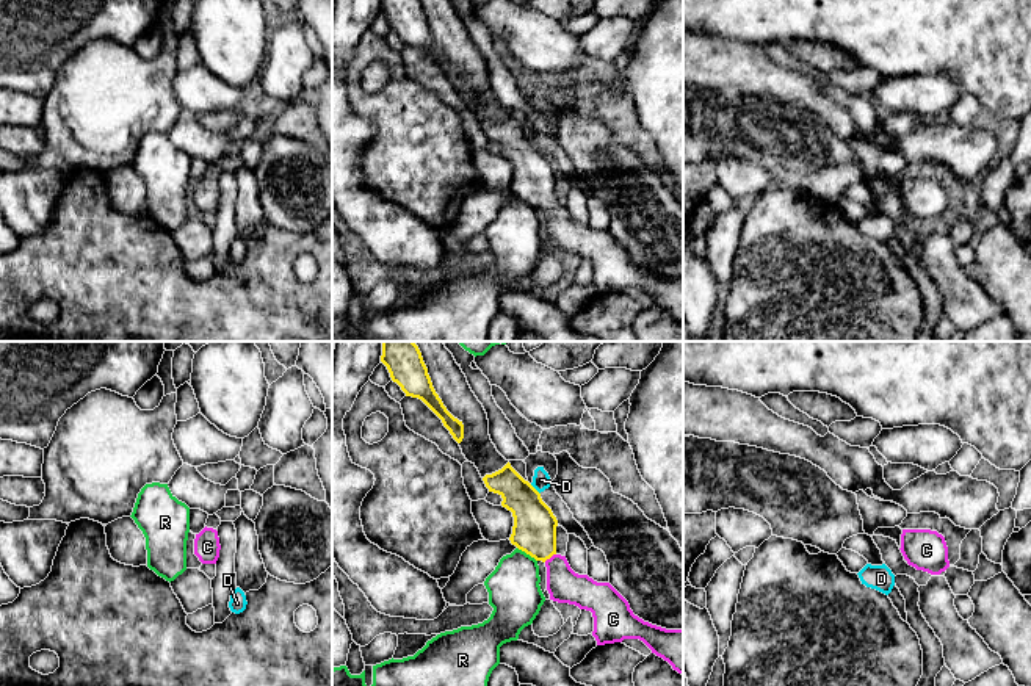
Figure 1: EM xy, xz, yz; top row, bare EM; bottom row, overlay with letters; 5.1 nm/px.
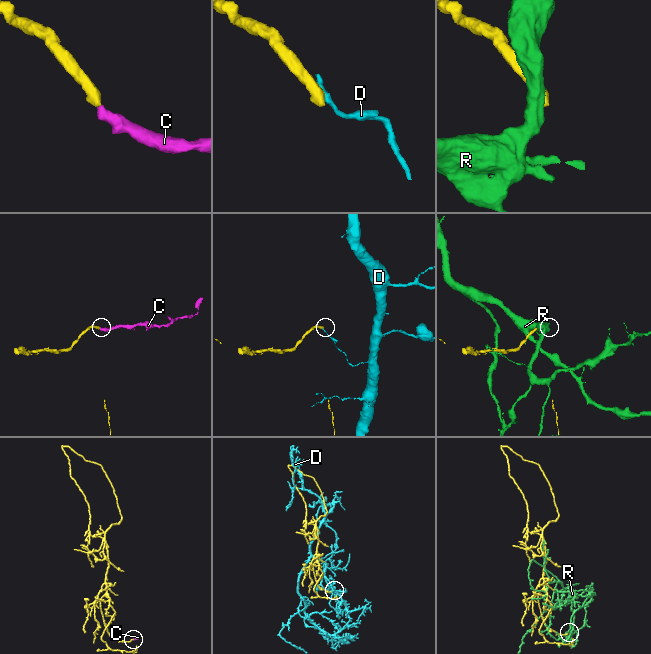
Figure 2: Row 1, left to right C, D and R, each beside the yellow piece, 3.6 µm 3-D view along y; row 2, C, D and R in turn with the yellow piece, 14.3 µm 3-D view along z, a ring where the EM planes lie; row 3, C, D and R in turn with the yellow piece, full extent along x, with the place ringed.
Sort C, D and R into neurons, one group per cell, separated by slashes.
C / D / R

